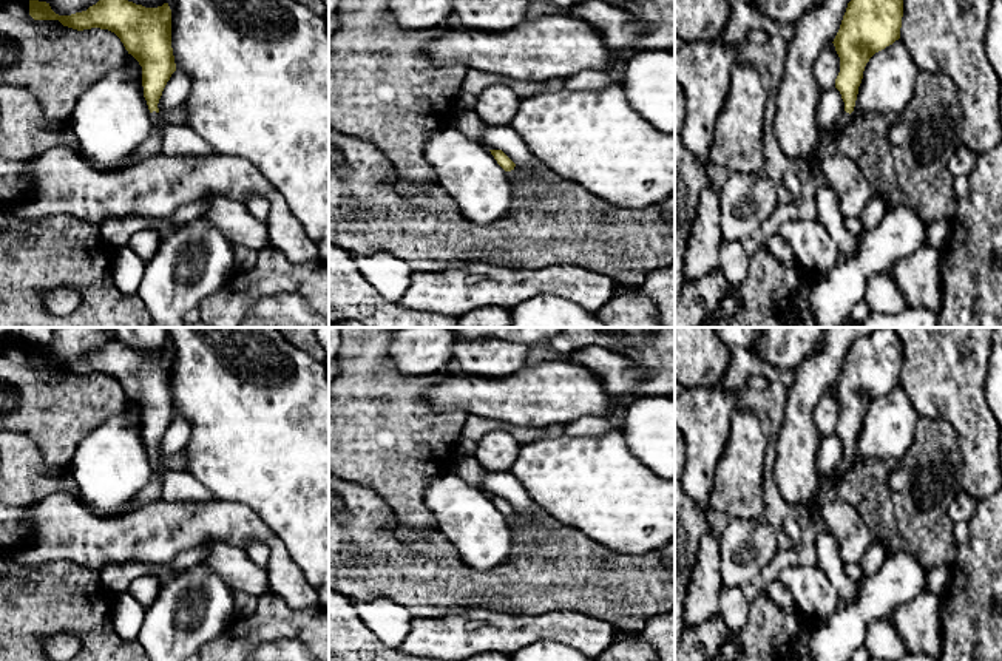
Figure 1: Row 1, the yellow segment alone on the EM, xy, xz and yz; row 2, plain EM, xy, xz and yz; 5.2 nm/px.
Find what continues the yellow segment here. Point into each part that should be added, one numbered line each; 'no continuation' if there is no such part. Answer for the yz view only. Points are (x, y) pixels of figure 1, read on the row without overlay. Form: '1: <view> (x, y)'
1: yz (843, 464)

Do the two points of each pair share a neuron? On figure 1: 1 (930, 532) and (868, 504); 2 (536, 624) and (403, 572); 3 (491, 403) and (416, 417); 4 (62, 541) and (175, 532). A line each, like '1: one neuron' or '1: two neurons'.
1: one neuron
2: two neurons
3: two neurons
4: one neuron

